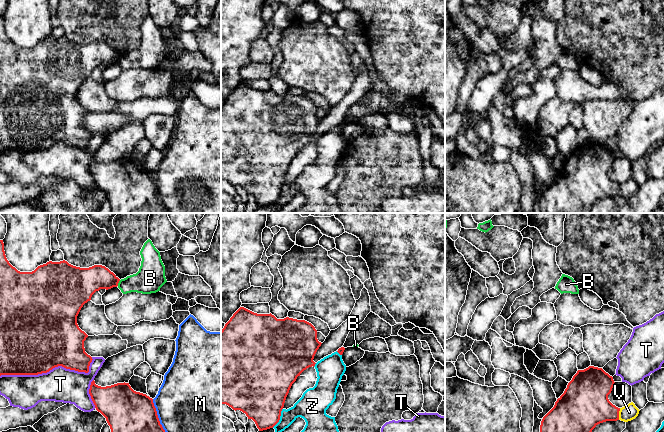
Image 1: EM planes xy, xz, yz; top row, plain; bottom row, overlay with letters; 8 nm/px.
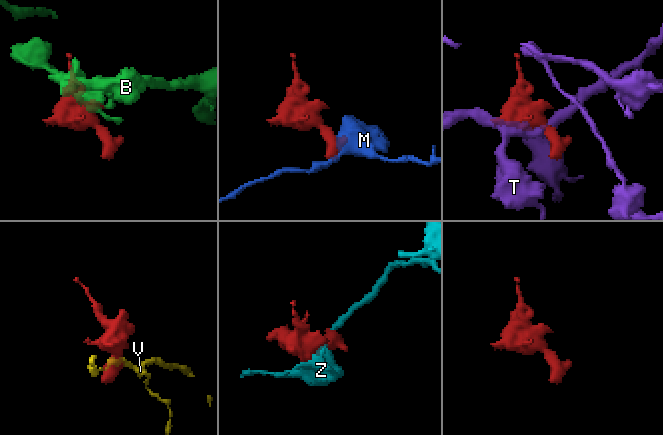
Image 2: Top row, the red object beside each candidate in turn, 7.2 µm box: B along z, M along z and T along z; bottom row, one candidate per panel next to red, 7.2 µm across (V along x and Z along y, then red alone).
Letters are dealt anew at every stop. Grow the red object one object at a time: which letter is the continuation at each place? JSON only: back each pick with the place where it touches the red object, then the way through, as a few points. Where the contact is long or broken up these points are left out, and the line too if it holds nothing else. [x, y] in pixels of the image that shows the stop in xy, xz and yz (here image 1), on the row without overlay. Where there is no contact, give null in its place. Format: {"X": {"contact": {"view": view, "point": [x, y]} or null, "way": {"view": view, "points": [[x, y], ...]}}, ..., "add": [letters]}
{"add": []}

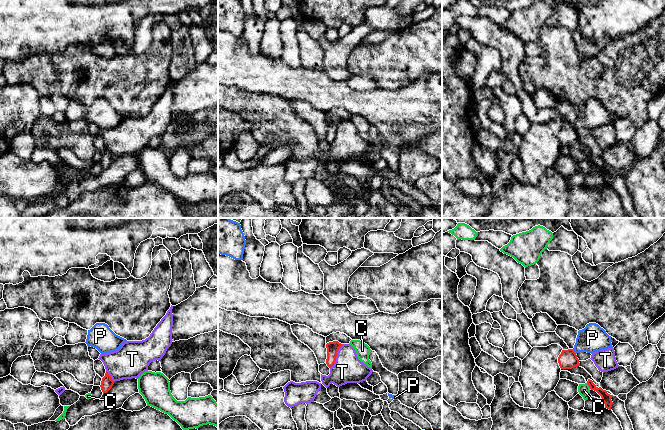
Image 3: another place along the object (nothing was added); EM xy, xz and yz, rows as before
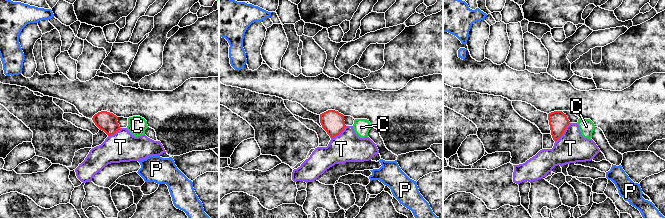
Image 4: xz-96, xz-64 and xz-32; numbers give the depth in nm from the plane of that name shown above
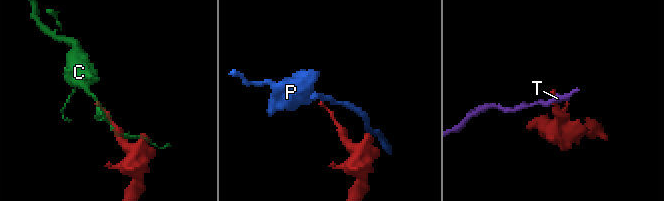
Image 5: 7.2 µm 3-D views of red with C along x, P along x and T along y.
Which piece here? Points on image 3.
{"add": []}

